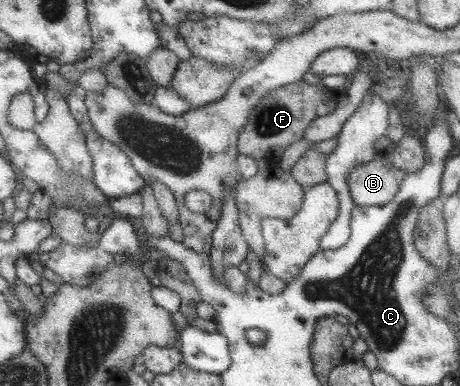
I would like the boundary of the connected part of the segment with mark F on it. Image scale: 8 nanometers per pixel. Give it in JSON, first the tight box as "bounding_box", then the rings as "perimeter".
{"bounding_box":[237,78,339,160],"perimeter":[[[302,78],[297,82],[274,88],[256,102],[254,108],[246,116],[246,124],[237,138],[237,153],[258,159],[269,160],[274,153],[282,153],[291,143],[302,140],[308,124],[320,115],[334,111],[339,92],[322,86],[309,85]]]}

